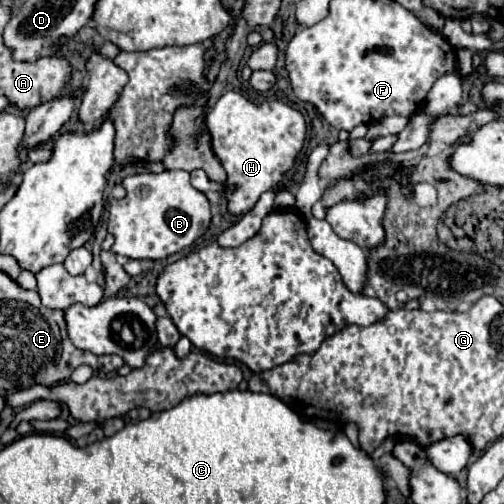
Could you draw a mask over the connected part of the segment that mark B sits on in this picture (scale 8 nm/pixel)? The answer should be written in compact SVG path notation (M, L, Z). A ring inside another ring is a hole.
M163 171L163 173L137 173L123 179L127 195L123 199L113 199L109 209L109 233L115 237L111 247L113 253L131 259L165 259L185 247L189 247L197 237L201 237L211 223L211 207L205 193L197 191L189 183L187 171Z

